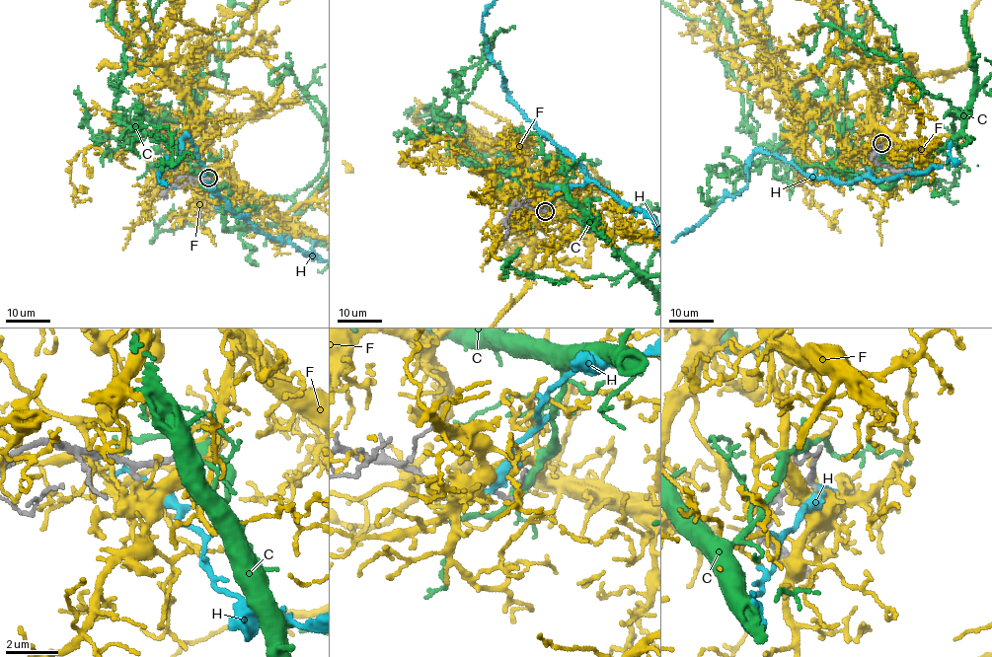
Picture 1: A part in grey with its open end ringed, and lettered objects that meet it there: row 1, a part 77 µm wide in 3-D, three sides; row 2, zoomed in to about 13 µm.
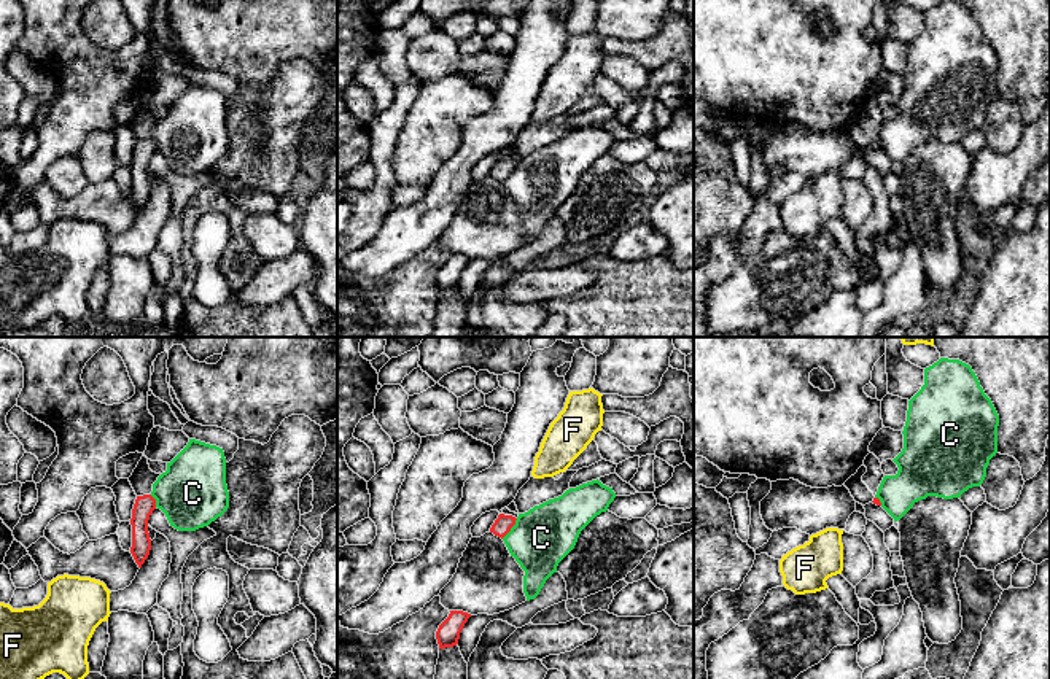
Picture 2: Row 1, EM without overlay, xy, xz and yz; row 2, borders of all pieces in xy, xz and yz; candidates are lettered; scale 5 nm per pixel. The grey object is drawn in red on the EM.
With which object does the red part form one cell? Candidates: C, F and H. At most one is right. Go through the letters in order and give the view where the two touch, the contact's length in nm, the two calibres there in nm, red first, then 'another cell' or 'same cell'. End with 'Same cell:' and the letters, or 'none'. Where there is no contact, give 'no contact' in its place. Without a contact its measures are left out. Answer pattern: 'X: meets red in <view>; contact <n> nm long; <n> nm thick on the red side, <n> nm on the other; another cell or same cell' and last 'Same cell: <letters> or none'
C: meets red in xz; contact 130 nm long; 90 nm thick on the red side, 300 nm on the other; another cell
F: no contact; another cell
H: no contact; another cell
Same cell: none

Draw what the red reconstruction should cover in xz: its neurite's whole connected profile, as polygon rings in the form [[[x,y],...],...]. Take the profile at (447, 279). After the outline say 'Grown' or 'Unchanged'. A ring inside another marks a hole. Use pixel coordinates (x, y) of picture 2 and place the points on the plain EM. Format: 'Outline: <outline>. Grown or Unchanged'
Outline: [[[450,254],[449,261],[439,269],[436,283],[439,293],[453,291],[458,288],[460,277],[471,258],[463,254]]]. Unchanged

